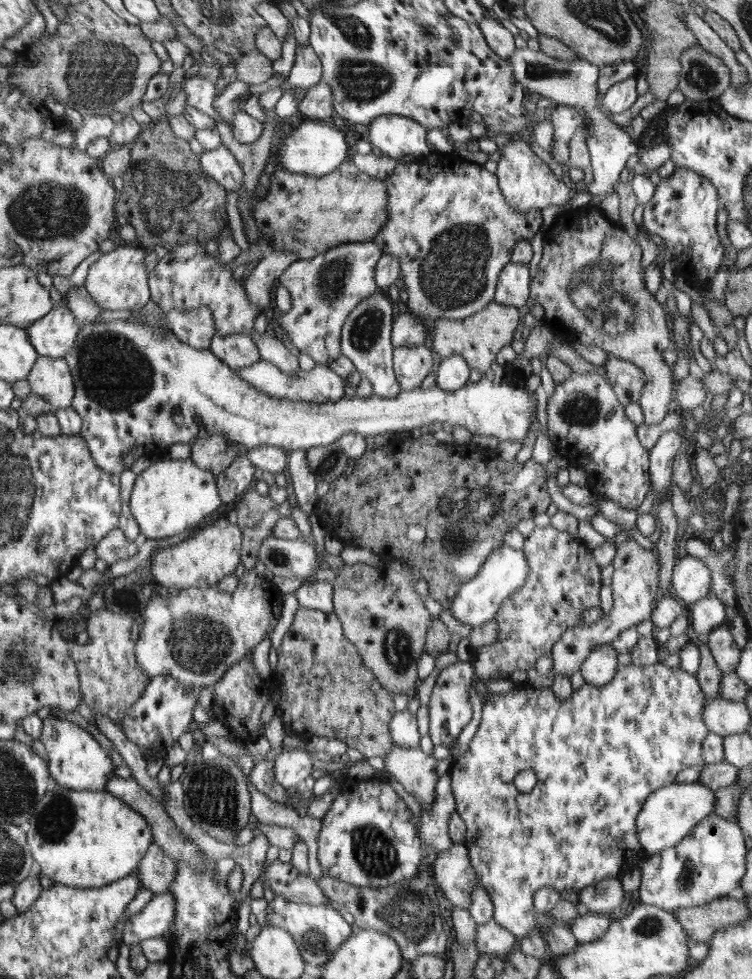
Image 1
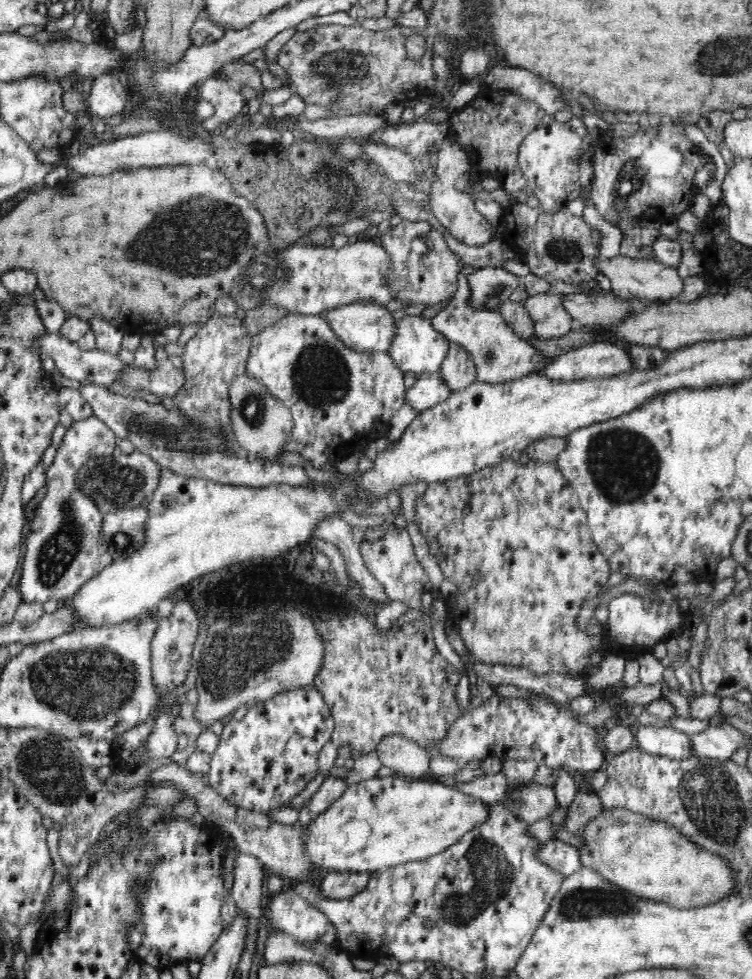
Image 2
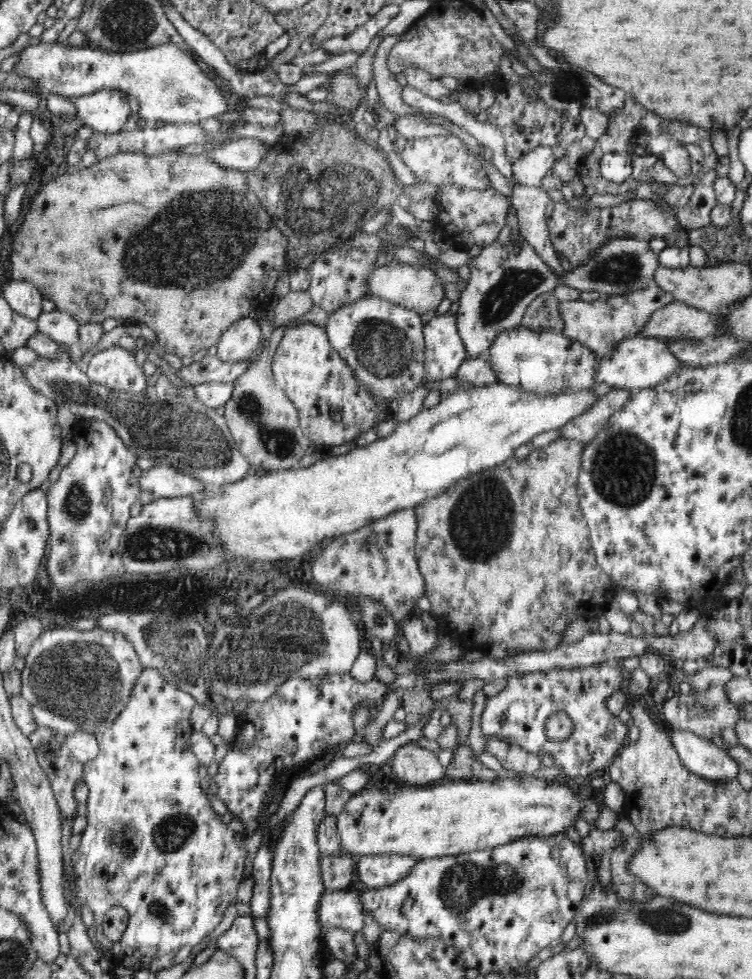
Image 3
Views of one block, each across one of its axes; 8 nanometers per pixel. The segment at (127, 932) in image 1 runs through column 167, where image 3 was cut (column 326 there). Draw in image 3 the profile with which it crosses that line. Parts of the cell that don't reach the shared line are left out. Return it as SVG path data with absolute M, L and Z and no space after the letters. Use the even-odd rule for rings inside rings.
M358 890L326 891L317 908L318 923L322 932L328 928L341 928L354 934L365 924L361 892Z

